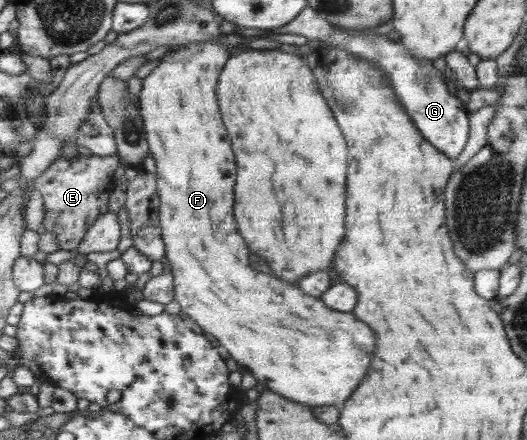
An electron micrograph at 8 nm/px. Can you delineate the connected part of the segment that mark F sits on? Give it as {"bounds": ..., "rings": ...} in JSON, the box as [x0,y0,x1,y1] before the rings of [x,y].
{"bounds":[138,40,376,406],"rings":[[[216,40],[188,42],[181,45],[178,50],[170,50],[164,54],[160,60],[160,64],[142,78],[142,90],[140,90],[138,107],[140,109],[140,117],[142,117],[143,129],[145,132],[146,142],[149,145],[149,153],[156,161],[157,190],[159,195],[159,226],[160,235],[165,245],[165,256],[172,267],[172,275],[174,276],[174,299],[180,304],[181,315],[189,321],[196,322],[204,330],[204,333],[215,337],[221,346],[228,350],[231,362],[234,366],[242,366],[248,370],[256,379],[264,383],[268,390],[285,396],[287,399],[293,400],[295,403],[305,404],[306,406],[330,406],[343,405],[350,395],[354,393],[354,389],[360,385],[360,381],[368,375],[370,369],[370,361],[374,357],[376,351],[376,335],[374,331],[358,321],[357,316],[352,312],[343,312],[334,310],[334,308],[326,306],[325,302],[319,297],[312,297],[302,293],[298,287],[288,285],[280,279],[274,279],[270,275],[264,273],[256,273],[254,269],[250,269],[248,265],[248,249],[246,243],[242,241],[242,237],[236,233],[236,221],[232,217],[232,207],[234,207],[234,177],[236,177],[236,165],[234,165],[234,155],[232,155],[232,147],[230,147],[230,139],[226,135],[226,129],[222,125],[218,107],[220,103],[216,103],[216,85],[220,81],[221,71],[226,65],[226,61],[230,59],[230,50],[228,46],[222,47]]]}

